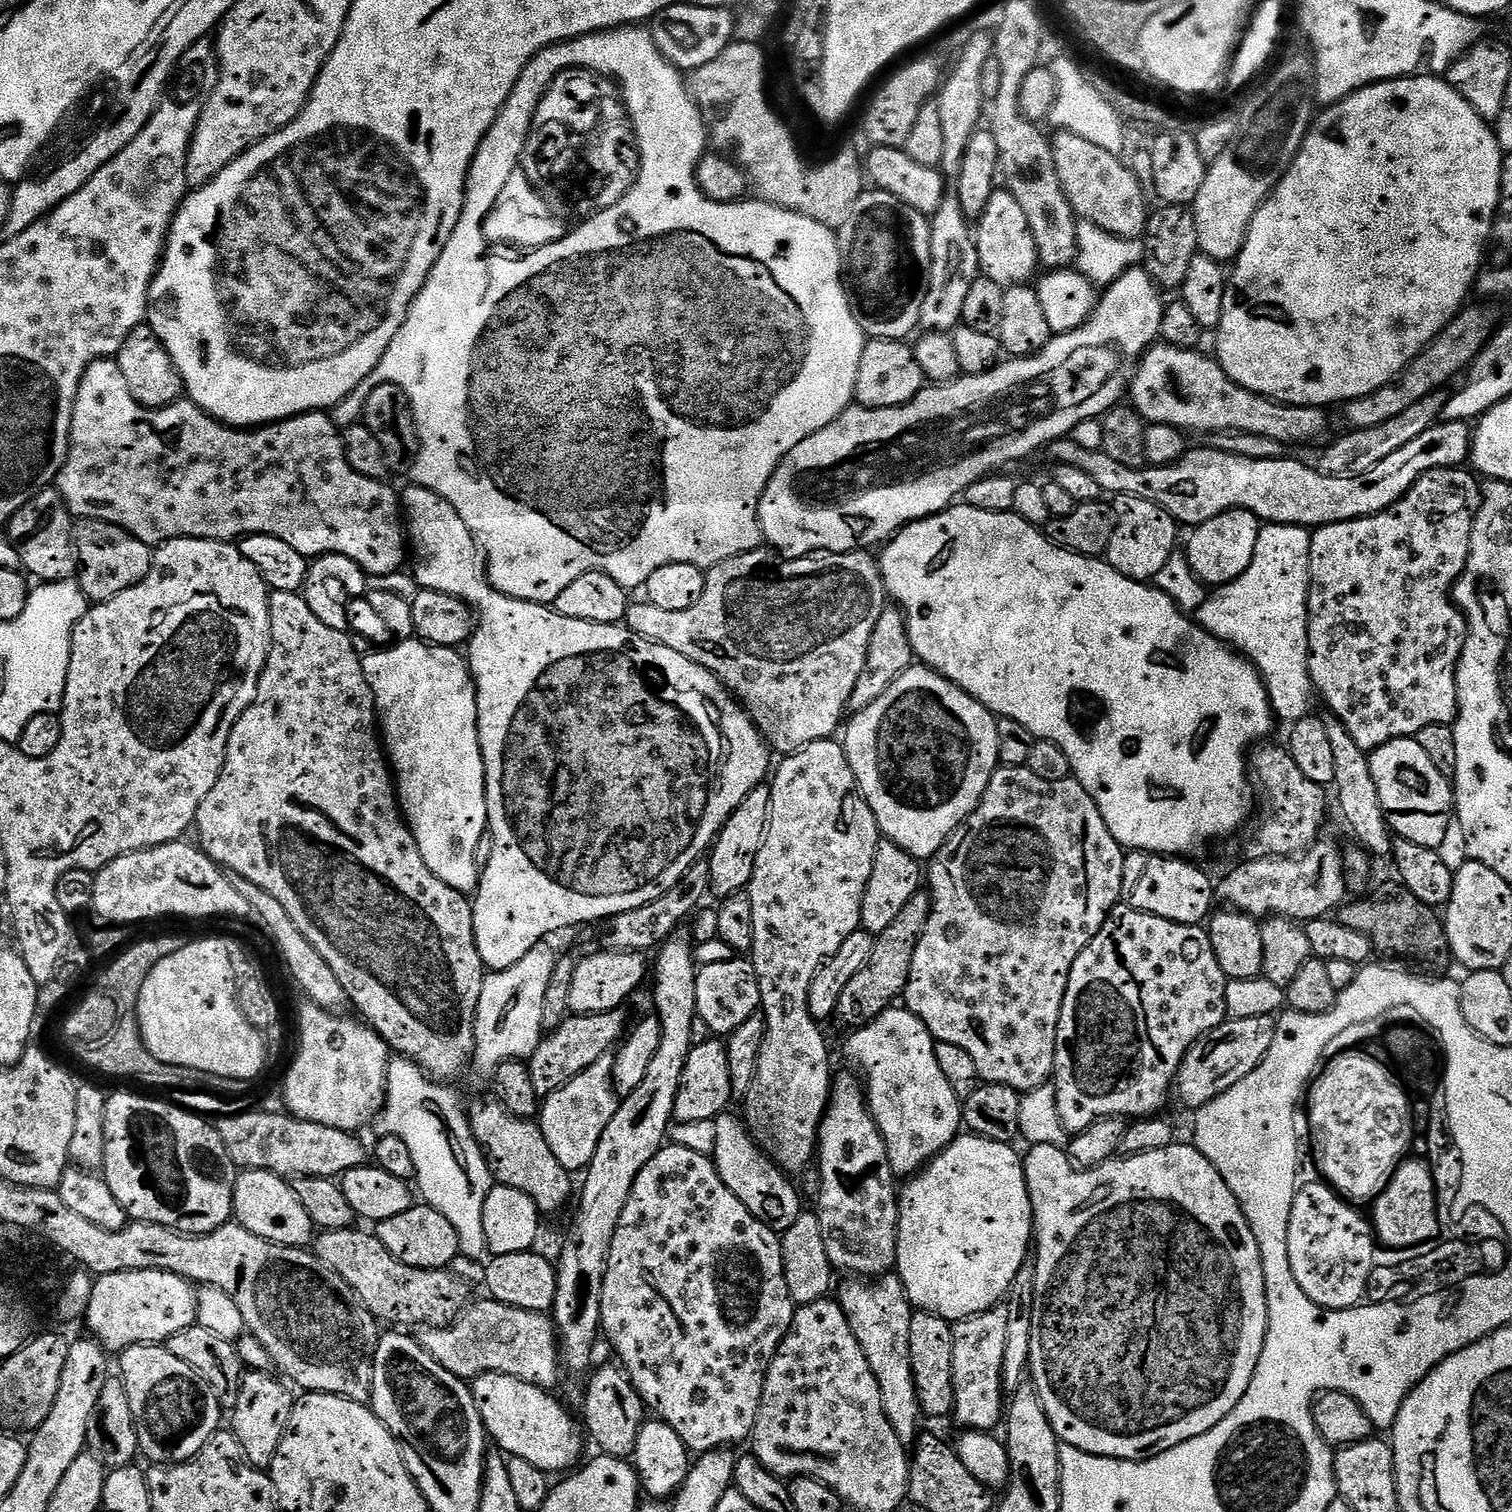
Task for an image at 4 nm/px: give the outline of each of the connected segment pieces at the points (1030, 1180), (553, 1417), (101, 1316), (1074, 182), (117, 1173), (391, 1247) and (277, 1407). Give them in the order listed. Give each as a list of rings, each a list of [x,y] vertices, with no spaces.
[[[1174,1142],[1168,1148],[1150,1150],[1146,1154],[1113,1158],[1104,1164],[1100,1164],[1097,1168],[1079,1169],[1073,1164],[1072,1159],[1066,1155],[1065,1149],[1048,1144],[1031,1145],[1027,1149],[1029,1151],[1028,1156],[1026,1152],[1026,1155],[1023,1157],[1023,1172],[1026,1178],[1027,1193],[1030,1196],[1032,1223],[1034,1225],[1034,1259],[1036,1262],[1035,1323],[1038,1325],[1039,1347],[1040,1344],[1044,1347],[1044,1356],[1033,1354],[1028,1359],[1030,1383],[1035,1388],[1038,1398],[1046,1410],[1046,1418],[1050,1418],[1050,1426],[1054,1426],[1054,1434],[1058,1437],[1061,1444],[1078,1446],[1078,1450],[1089,1452],[1095,1456],[1105,1456],[1115,1460],[1146,1460],[1148,1457],[1162,1454],[1174,1446],[1182,1446],[1182,1442],[1190,1442],[1190,1438],[1198,1438],[1202,1434],[1206,1434],[1211,1428],[1218,1426],[1218,1422],[1222,1422],[1222,1418],[1226,1418],[1226,1414],[1230,1414],[1230,1410],[1234,1410],[1234,1406],[1238,1406],[1242,1394],[1246,1394],[1246,1390],[1250,1386],[1250,1378],[1254,1378],[1254,1370],[1258,1366],[1258,1358],[1264,1349],[1264,1339],[1268,1329],[1268,1307],[1266,1306],[1266,1286],[1262,1278],[1262,1258],[1258,1254],[1258,1242],[1254,1238],[1254,1234],[1250,1230],[1250,1226],[1234,1198],[1230,1186],[1226,1186],[1222,1174],[1218,1174],[1216,1167],[1191,1143],[1180,1143]]]
[[[497,1372],[476,1377],[470,1387],[485,1433],[491,1439],[492,1436],[496,1439],[495,1447],[501,1453],[526,1458],[526,1462],[549,1474],[567,1473],[581,1463],[579,1460],[584,1452],[584,1440],[586,1444],[585,1433],[577,1421],[577,1425],[572,1421],[567,1412],[569,1409],[552,1397],[551,1391]]]
[[[138,1270],[106,1274],[93,1283],[86,1313],[91,1335],[109,1354],[119,1354],[139,1344],[163,1345],[178,1330],[197,1323],[197,1289],[173,1272]]]
[[[1057,131],[1055,135],[1054,166],[1062,190],[1077,217],[1092,222],[1110,235],[1143,237],[1150,207],[1139,178],[1120,161],[1121,157],[1102,150],[1102,146],[1094,146],[1094,142],[1086,142],[1086,138],[1078,138],[1078,134],[1073,132]]]
[[[116,1092],[106,1102],[106,1158],[102,1175],[110,1194],[133,1221],[154,1222],[184,1236],[205,1236],[233,1219],[232,1191],[240,1170],[232,1160],[215,1123],[164,1100]]]
[[[417,1202],[413,1208],[393,1211],[390,1218],[380,1220],[377,1225],[374,1235],[378,1242],[382,1242],[382,1246],[386,1246],[386,1250],[406,1266],[422,1270],[444,1270],[455,1265],[460,1256],[458,1230],[454,1230],[454,1226],[450,1226],[444,1215],[438,1214],[438,1210],[434,1210],[429,1204]]]
[[[264,1370],[245,1371],[236,1396],[236,1406],[230,1412],[232,1416],[230,1431],[236,1435],[238,1442],[242,1442],[242,1450],[246,1450],[246,1458],[252,1463],[252,1467],[261,1470],[272,1467],[274,1458],[278,1454],[278,1446],[290,1422],[294,1403],[293,1389],[283,1379],[275,1380],[274,1377],[268,1375],[272,1374]]]

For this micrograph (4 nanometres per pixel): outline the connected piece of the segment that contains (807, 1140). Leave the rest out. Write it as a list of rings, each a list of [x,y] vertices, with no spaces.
[[[829,738],[818,742],[810,742],[810,746],[806,746],[800,752],[785,755],[781,760],[784,761],[777,768],[775,765],[774,775],[770,780],[772,813],[768,816],[768,829],[764,831],[764,841],[754,862],[752,881],[746,889],[746,895],[750,898],[750,906],[754,906],[754,942],[752,943],[750,959],[758,974],[760,1006],[766,1026],[766,1034],[762,1042],[762,1050],[758,1054],[758,1066],[754,1074],[754,1082],[748,1093],[742,1097],[742,1104],[744,1104],[742,1119],[748,1125],[748,1133],[752,1135],[759,1148],[775,1162],[776,1167],[785,1174],[793,1174],[792,1172],[802,1171],[811,1160],[813,1163],[814,1157],[817,1155],[820,1123],[824,1121],[824,1111],[828,1109],[828,1098],[834,1079],[832,1060],[828,1057],[828,1044],[824,1041],[823,1030],[820,1029],[823,1027],[812,1017],[808,1009],[810,982],[816,977],[817,970],[834,954],[838,954],[842,942],[846,942],[846,938],[850,938],[850,934],[854,934],[860,928],[862,902],[866,894],[866,886],[870,882],[870,870],[874,866],[876,847],[882,837],[870,806],[857,789],[856,775],[850,766],[847,754],[844,752],[843,743],[839,739]]]

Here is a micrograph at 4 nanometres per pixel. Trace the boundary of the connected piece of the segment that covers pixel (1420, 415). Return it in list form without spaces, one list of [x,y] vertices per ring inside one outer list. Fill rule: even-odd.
[[[1443,391],[1431,392],[1422,402],[1414,402],[1406,414],[1398,414],[1395,418],[1390,418],[1390,422],[1382,422],[1382,426],[1373,428],[1362,428],[1359,430],[1345,431],[1345,436],[1340,436],[1327,449],[1326,447],[1320,453],[1319,469],[1321,472],[1331,476],[1357,476],[1366,474],[1382,458],[1394,454],[1401,446],[1407,446],[1418,434],[1426,434],[1444,416],[1444,406],[1446,396]]]

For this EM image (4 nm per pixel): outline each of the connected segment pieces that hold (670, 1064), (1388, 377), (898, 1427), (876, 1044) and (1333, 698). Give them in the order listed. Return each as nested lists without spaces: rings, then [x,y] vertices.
[[[677,930],[655,953],[654,976],[656,985],[652,988],[652,1000],[656,1003],[654,1015],[662,1026],[662,1042],[650,1061],[646,1070],[646,1078],[629,1096],[623,1097],[616,1105],[614,1118],[610,1118],[610,1126],[602,1130],[602,1139],[598,1141],[598,1150],[594,1150],[594,1158],[583,1173],[584,1185],[579,1185],[580,1213],[572,1220],[572,1229],[568,1232],[568,1241],[560,1252],[560,1260],[555,1261],[556,1277],[558,1278],[558,1294],[554,1294],[554,1306],[551,1310],[552,1322],[556,1326],[556,1334],[560,1345],[560,1362],[565,1373],[583,1377],[593,1367],[592,1347],[596,1344],[596,1336],[601,1335],[600,1307],[602,1306],[602,1286],[608,1269],[610,1246],[614,1246],[614,1234],[618,1230],[618,1222],[622,1219],[622,1210],[626,1210],[626,1202],[630,1202],[630,1194],[634,1190],[634,1182],[638,1174],[642,1174],[642,1166],[654,1158],[660,1149],[665,1147],[674,1124],[674,1102],[678,1098],[678,1086],[682,1082],[682,1070],[686,1070],[688,1055],[692,1049],[690,1034],[694,1031],[696,1015],[696,974],[698,965],[694,951],[694,939],[685,930]]]
[[[1417,74],[1405,76],[1399,80],[1384,80],[1381,84],[1372,84],[1369,88],[1358,90],[1336,104],[1327,105],[1321,112],[1324,113],[1321,116],[1319,113],[1315,117],[1312,127],[1308,129],[1306,138],[1302,142],[1294,162],[1284,172],[1284,177],[1280,179],[1280,183],[1277,184],[1268,201],[1261,206],[1258,214],[1254,214],[1254,218],[1250,222],[1248,233],[1246,234],[1246,242],[1242,246],[1240,255],[1234,261],[1236,269],[1233,272],[1231,269],[1230,272],[1230,283],[1226,290],[1226,298],[1222,302],[1222,322],[1219,328],[1215,329],[1217,334],[1217,350],[1214,356],[1220,365],[1220,369],[1233,382],[1241,384],[1246,390],[1258,393],[1259,396],[1266,396],[1269,400],[1279,400],[1282,404],[1310,404],[1313,406],[1337,404],[1337,406],[1340,406],[1349,400],[1357,400],[1366,394],[1374,394],[1374,390],[1391,384],[1408,367],[1413,358],[1420,355],[1432,343],[1434,337],[1459,314],[1460,309],[1465,307],[1466,301],[1469,299],[1467,296],[1473,295],[1476,277],[1479,276],[1480,269],[1485,263],[1486,249],[1489,247],[1492,239],[1492,223],[1496,221],[1496,211],[1500,205],[1500,171],[1504,161],[1496,141],[1493,125],[1489,121],[1483,120],[1474,110],[1474,106],[1470,106],[1470,102],[1466,102],[1466,98],[1462,98],[1462,94],[1458,94],[1452,89],[1452,85],[1448,83],[1447,79],[1441,78],[1436,74]]]
[[[896,1274],[881,1276],[875,1282],[865,1282],[860,1278],[845,1280],[848,1281],[841,1286],[838,1295],[839,1306],[850,1322],[850,1330],[854,1330],[854,1338],[858,1338],[858,1346],[862,1346],[862,1354],[866,1354],[866,1362],[870,1362],[870,1370],[874,1370],[874,1378],[878,1378],[878,1390],[882,1390],[882,1410],[890,1426],[894,1426],[894,1434],[898,1434],[905,1446],[911,1446],[922,1431],[922,1413],[914,1386],[914,1370],[910,1366],[910,1318],[914,1309],[908,1301],[904,1283]]]
[[[904,1006],[887,1008],[876,1020],[871,1020],[864,1028],[855,1029],[849,1036],[852,1037],[844,1044],[844,1056],[853,1064],[853,1066],[851,1065],[853,1069],[861,1068],[861,1070],[856,1070],[862,1073],[863,1079],[866,1081],[868,1105],[872,1111],[872,1117],[878,1126],[878,1130],[884,1136],[886,1150],[888,1151],[890,1166],[892,1167],[893,1173],[900,1178],[911,1178],[915,1176],[928,1161],[935,1158],[947,1144],[951,1144],[957,1136],[961,1135],[962,1132],[962,1102],[956,1097],[954,1090],[950,1087],[950,1082],[946,1082],[946,1078],[942,1075],[942,1070],[938,1067],[938,1054],[936,1053],[937,1041],[933,1040],[930,1030],[926,1025]]]
[[[1439,468],[1438,470],[1430,470],[1426,472],[1422,478],[1418,478],[1418,482],[1413,484],[1412,489],[1410,489],[1399,502],[1390,505],[1386,510],[1382,510],[1373,516],[1358,518],[1350,522],[1327,524],[1312,532],[1312,541],[1310,542],[1310,582],[1308,583],[1308,677],[1312,679],[1313,689],[1318,693],[1319,699],[1321,696],[1321,698],[1328,703],[1327,711],[1331,713],[1331,715],[1337,716],[1340,721],[1343,722],[1346,726],[1346,730],[1350,730],[1350,738],[1354,738],[1354,742],[1358,742],[1358,746],[1362,746],[1362,750],[1369,754],[1376,748],[1386,746],[1391,740],[1414,738],[1422,729],[1431,724],[1451,725],[1456,719],[1456,713],[1460,710],[1458,706],[1458,690],[1456,689],[1456,667],[1460,661],[1464,643],[1468,640],[1468,622],[1464,618],[1464,613],[1457,608],[1455,600],[1452,599],[1452,590],[1456,586],[1456,579],[1463,574],[1464,567],[1468,561],[1474,522],[1476,521],[1476,516],[1480,512],[1482,488],[1479,483],[1476,485],[1475,479],[1477,480],[1477,477],[1473,475],[1471,471],[1465,470],[1464,468]]]

